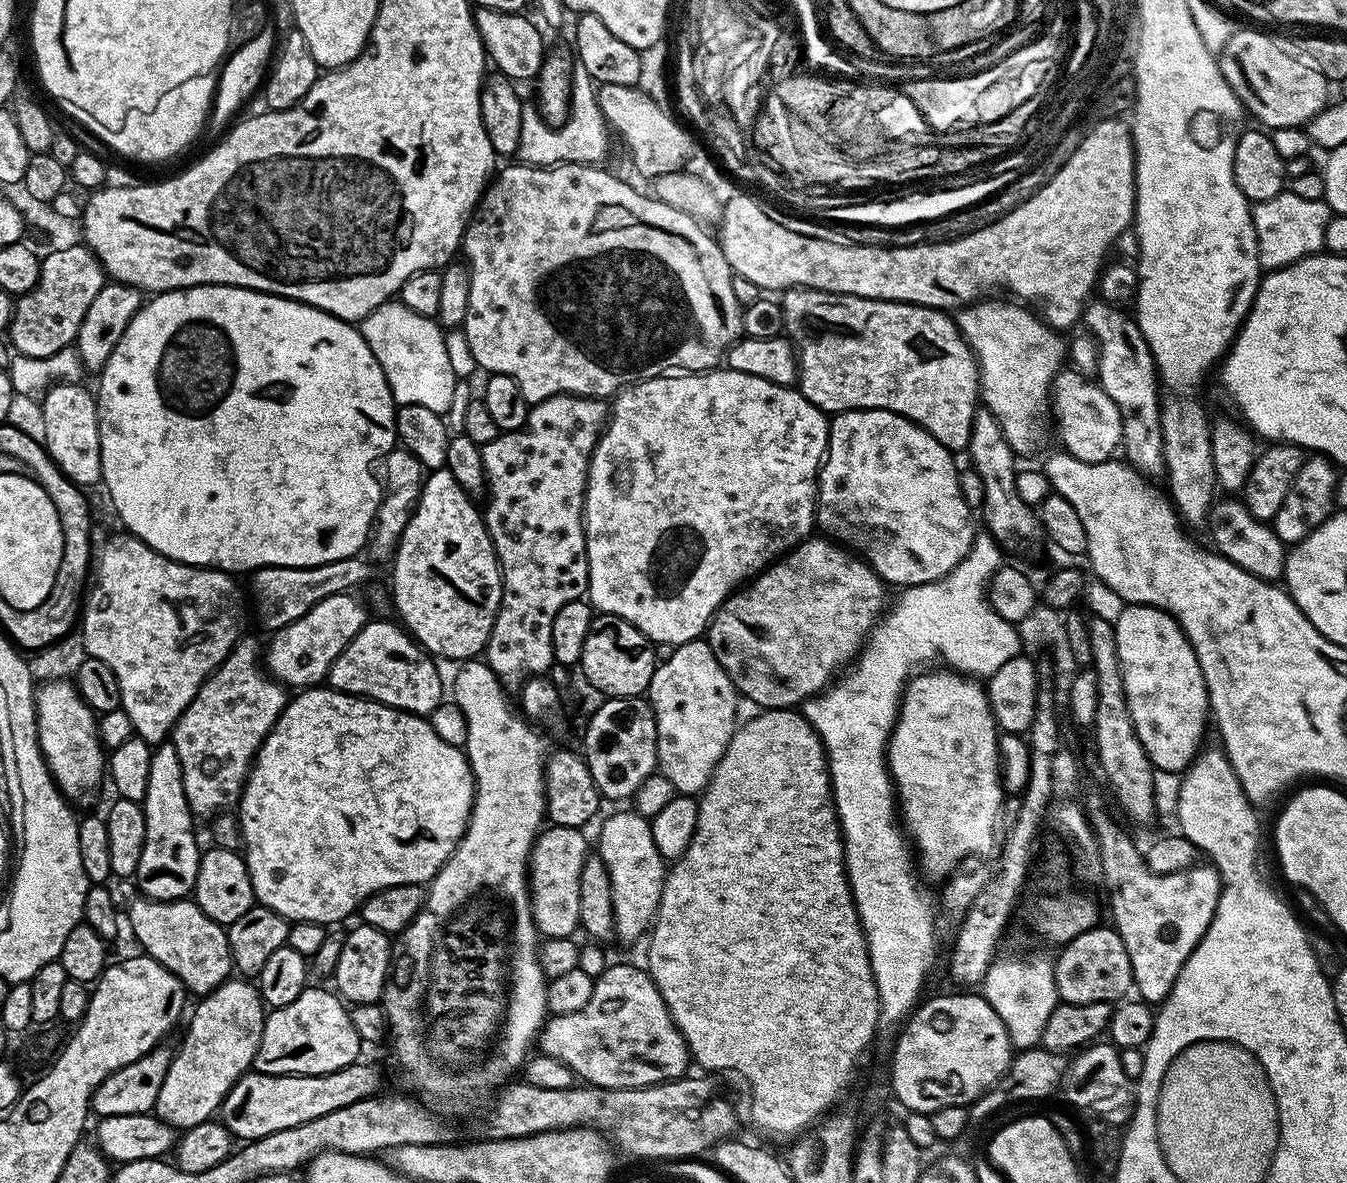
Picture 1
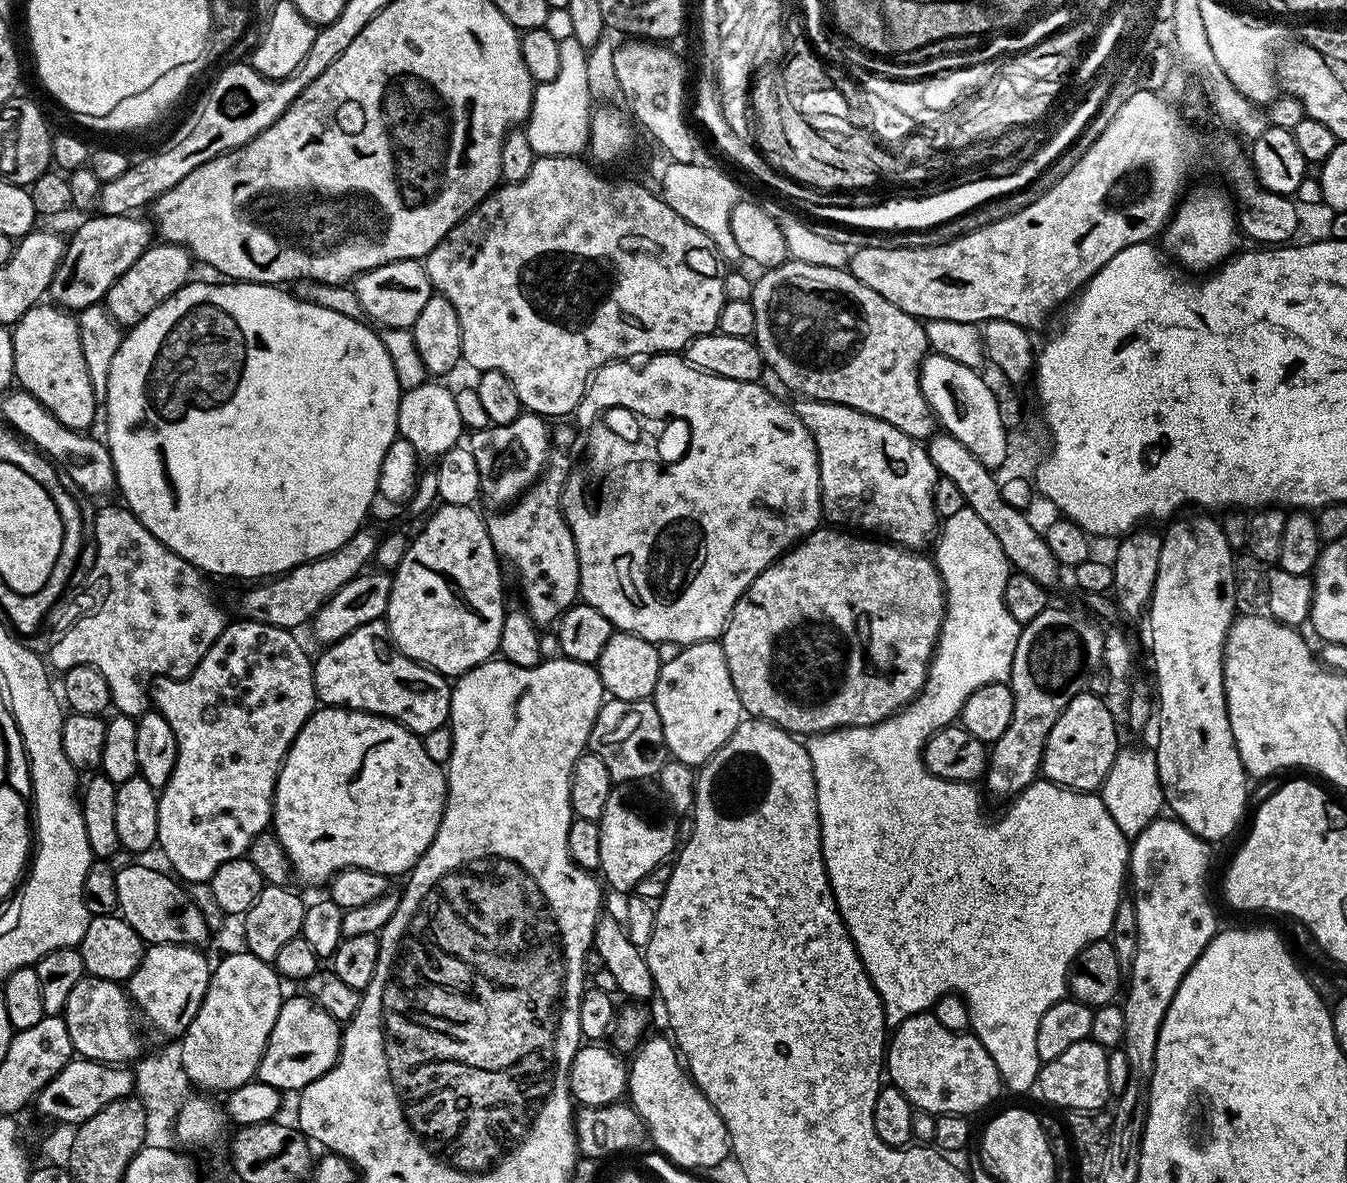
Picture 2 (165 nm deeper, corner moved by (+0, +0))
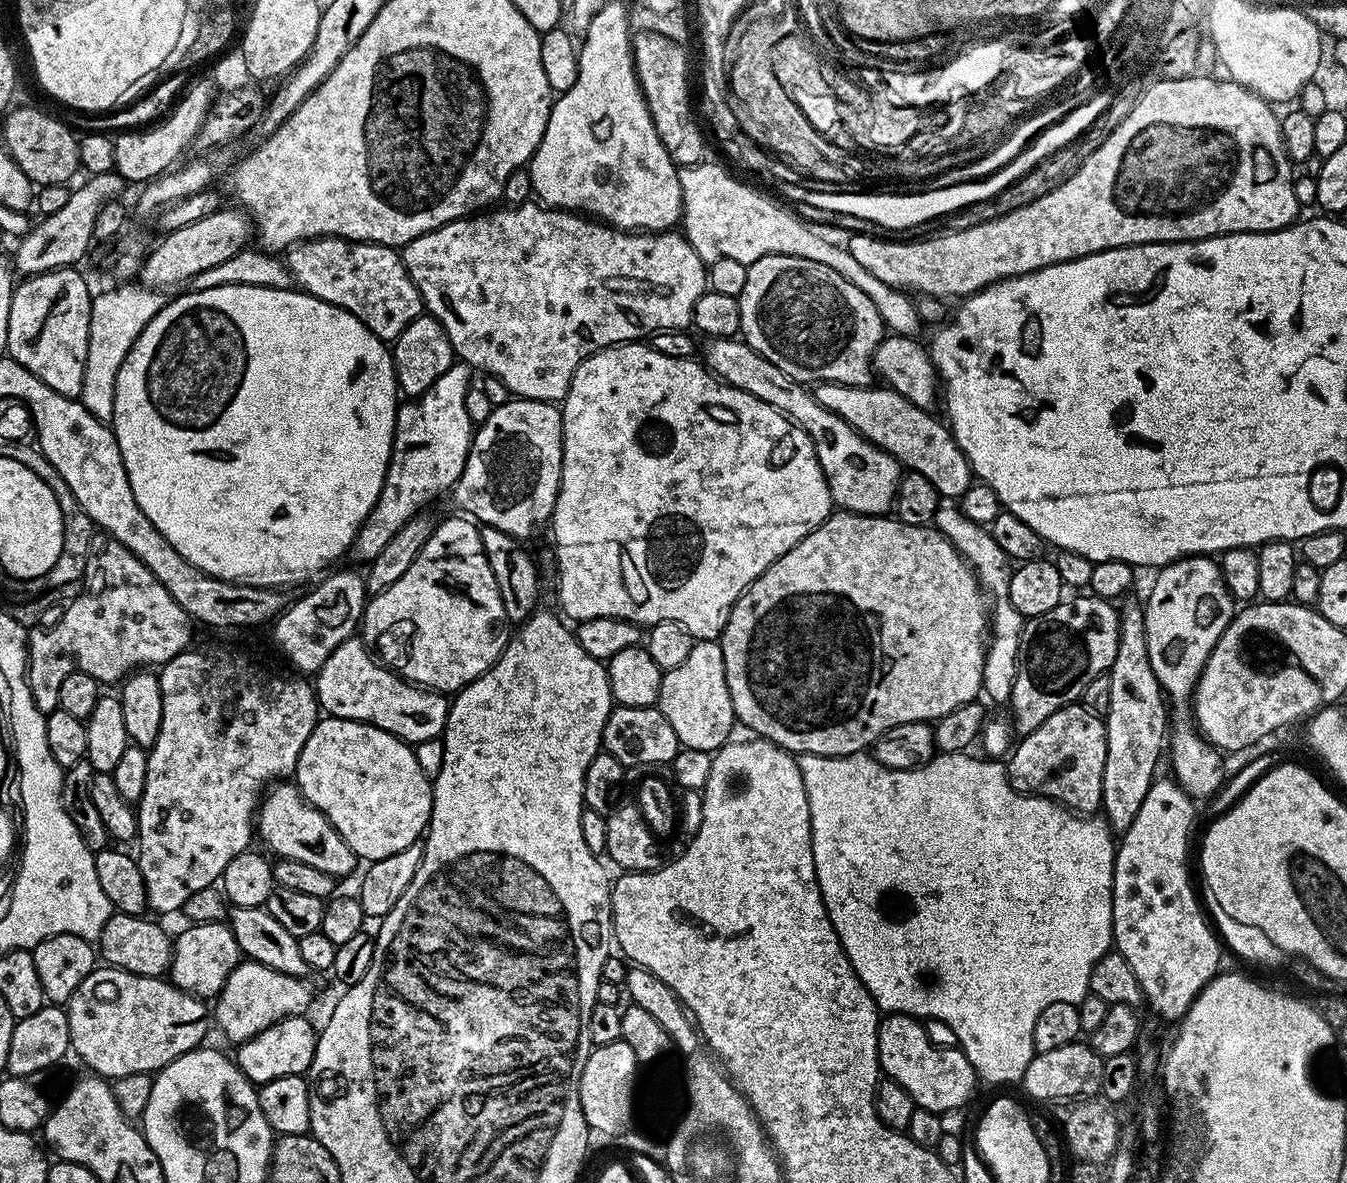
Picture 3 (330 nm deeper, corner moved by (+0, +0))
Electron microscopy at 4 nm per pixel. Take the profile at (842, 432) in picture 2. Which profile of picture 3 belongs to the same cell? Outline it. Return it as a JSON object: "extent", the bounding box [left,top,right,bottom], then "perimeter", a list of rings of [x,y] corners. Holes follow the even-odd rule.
{"extent":[702,338,902,516],"perimeter":[[[708,338],[703,342],[702,363],[717,380],[738,390],[746,390],[746,394],[754,394],[754,398],[762,398],[812,439],[832,495],[832,503],[837,509],[863,516],[883,516],[895,505],[902,465],[893,456],[855,432],[845,420],[823,408],[805,385],[790,378],[790,374],[782,374],[774,362],[762,358],[762,354],[745,344],[743,339]]]}

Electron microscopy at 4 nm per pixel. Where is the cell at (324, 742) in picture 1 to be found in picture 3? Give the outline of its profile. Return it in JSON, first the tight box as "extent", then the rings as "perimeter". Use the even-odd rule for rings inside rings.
{"extent":[294,716,432,862],"perimeter":[[[328,716],[317,720],[310,738],[306,738],[306,746],[302,746],[302,754],[296,763],[294,783],[300,789],[305,800],[330,821],[334,830],[338,830],[340,837],[348,843],[350,850],[354,850],[357,857],[364,862],[390,858],[390,854],[398,854],[398,850],[406,850],[406,846],[417,843],[425,835],[428,819],[432,816],[432,780],[422,770],[422,766],[418,766],[418,758],[413,745],[399,740],[394,734],[390,734],[386,730],[375,728],[373,724],[363,724],[357,720],[343,720],[337,716]]]}

